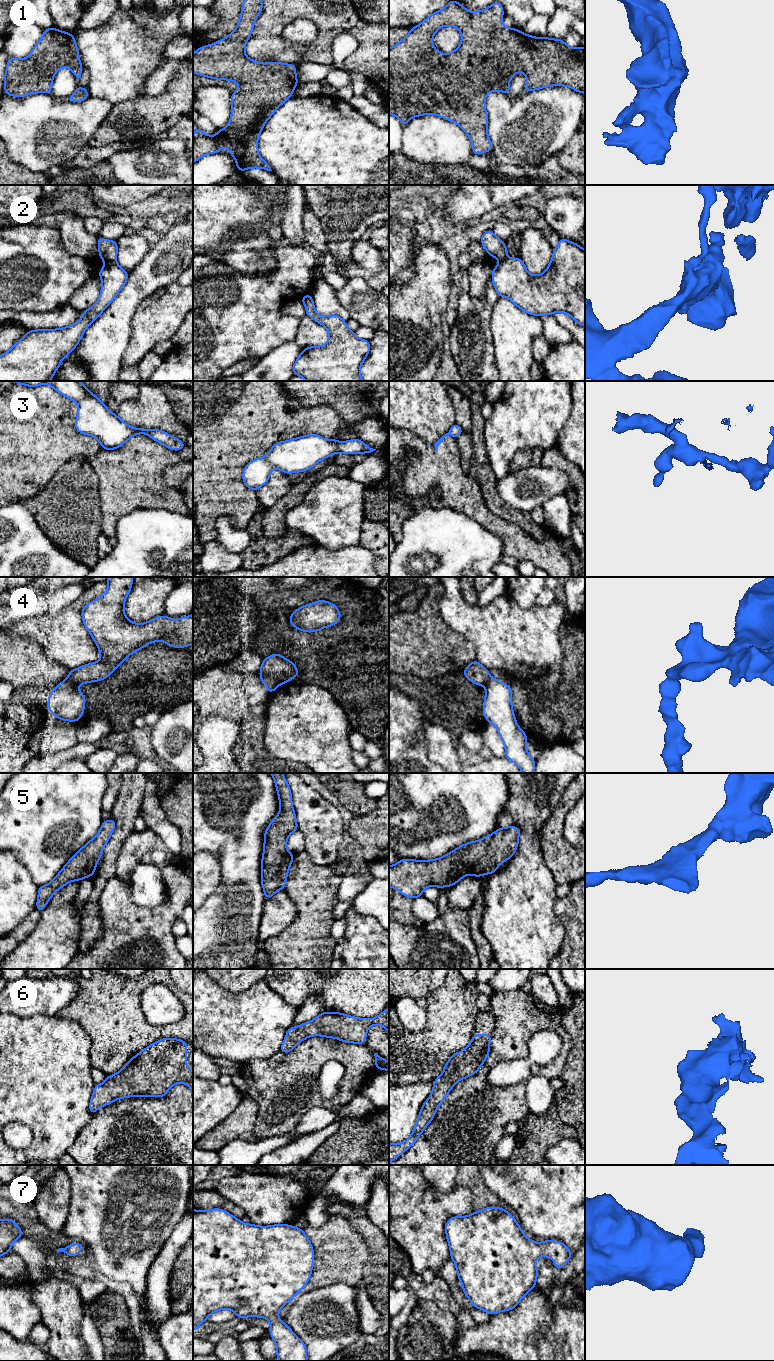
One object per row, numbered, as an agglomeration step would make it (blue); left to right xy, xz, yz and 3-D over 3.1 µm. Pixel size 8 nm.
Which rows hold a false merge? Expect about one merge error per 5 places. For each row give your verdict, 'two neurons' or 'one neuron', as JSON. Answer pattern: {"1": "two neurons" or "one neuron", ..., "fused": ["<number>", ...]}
{"1": "one neuron", "2": "two neurons", "3": "two neurons", "4": "two neurons", "5": "one neuron", "6": "one neuron", "7": "one neuron", "fused": ["2", "3", "4"]}

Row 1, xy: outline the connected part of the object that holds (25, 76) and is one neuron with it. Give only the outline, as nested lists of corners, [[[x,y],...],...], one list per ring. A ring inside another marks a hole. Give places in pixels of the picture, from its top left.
[[[46,28],[27,58],[8,58],[4,92],[14,97],[50,94],[53,78],[62,67],[68,67],[77,80],[81,77],[83,66],[74,34]]]

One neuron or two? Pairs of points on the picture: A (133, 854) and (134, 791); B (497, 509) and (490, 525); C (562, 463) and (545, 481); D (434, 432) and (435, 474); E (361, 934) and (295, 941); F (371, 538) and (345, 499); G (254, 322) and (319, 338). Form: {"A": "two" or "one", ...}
{"A": "two", "B": "two", "C": "two", "D": "two", "E": "two", "F": "two", "G": "two"}

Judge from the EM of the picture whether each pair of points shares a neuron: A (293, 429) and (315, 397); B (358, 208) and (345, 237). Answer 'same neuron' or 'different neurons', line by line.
A: different neurons
B: same neuron

